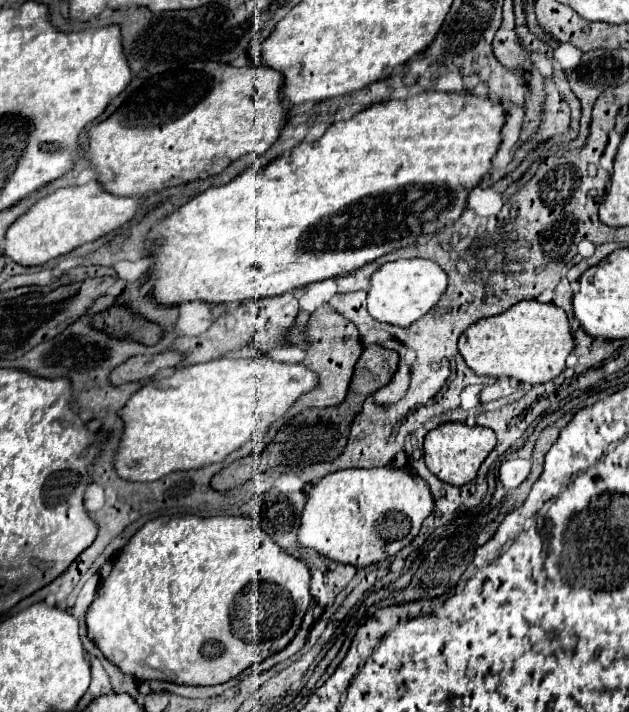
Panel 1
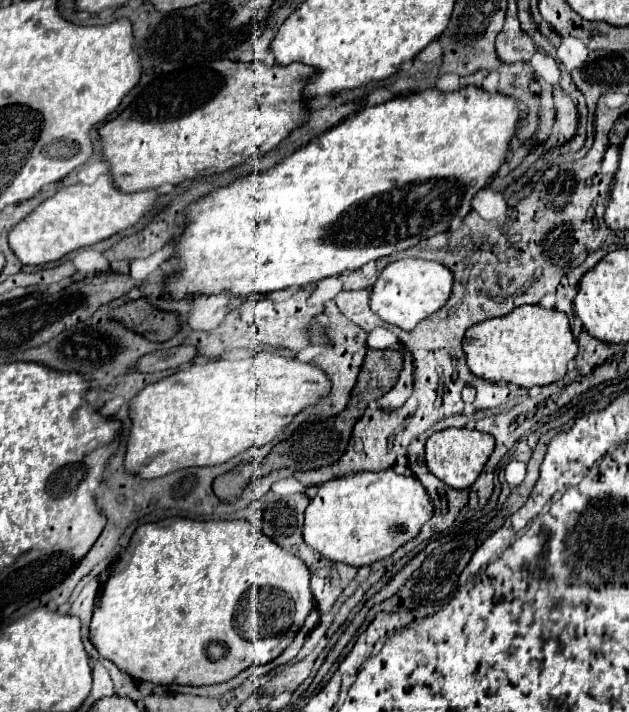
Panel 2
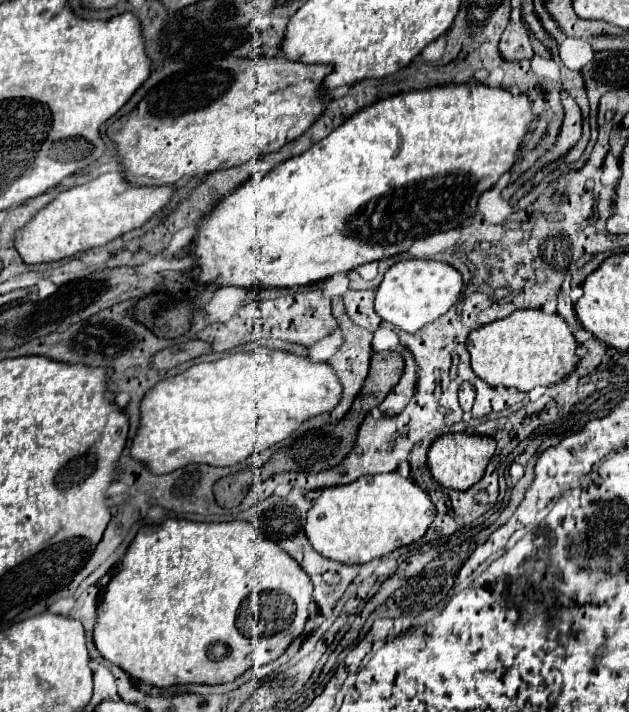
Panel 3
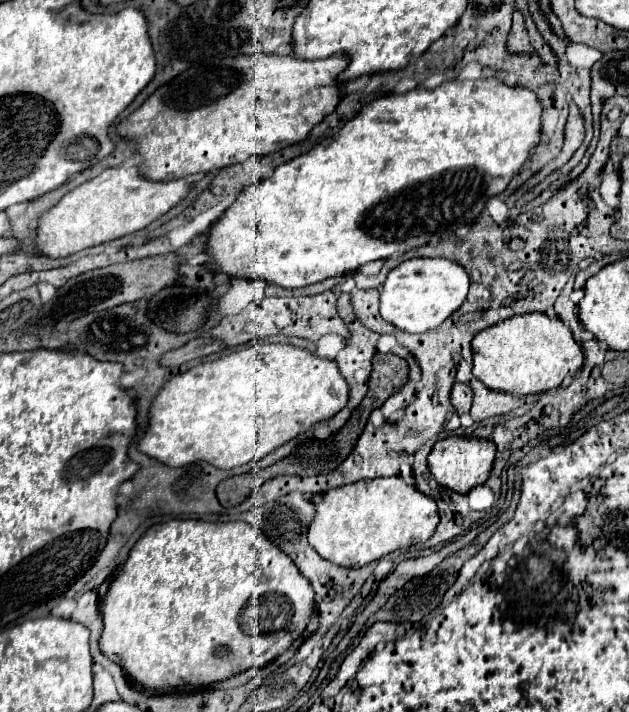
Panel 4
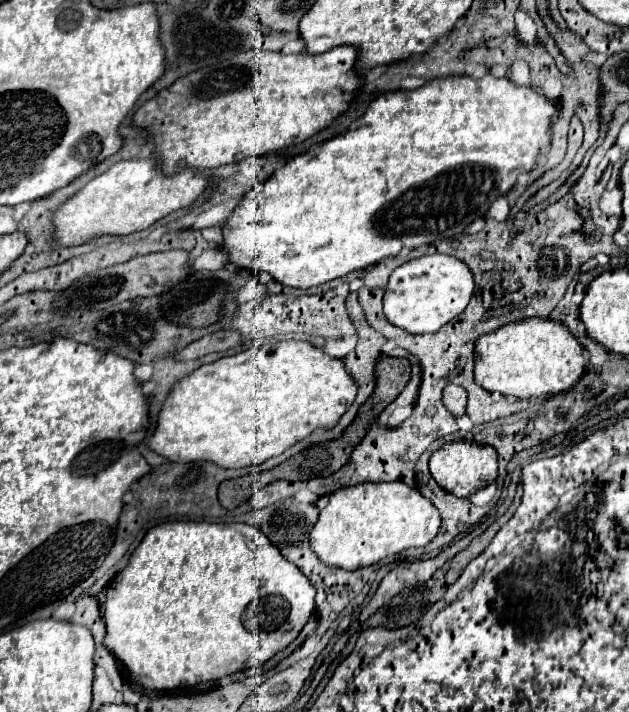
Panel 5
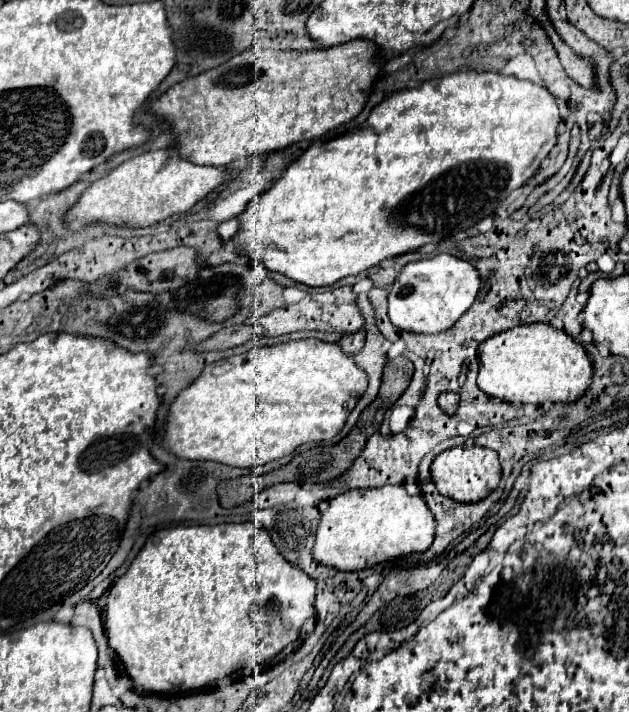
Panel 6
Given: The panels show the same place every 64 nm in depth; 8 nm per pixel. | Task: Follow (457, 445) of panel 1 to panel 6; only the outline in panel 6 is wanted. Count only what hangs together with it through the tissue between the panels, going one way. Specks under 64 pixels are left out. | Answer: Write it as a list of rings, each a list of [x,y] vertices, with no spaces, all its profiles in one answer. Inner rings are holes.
[[[482,446],[448,448],[448,450],[442,450],[434,458],[430,472],[432,472],[432,480],[440,494],[444,494],[452,500],[460,500],[460,502],[478,502],[478,500],[486,498],[492,490],[496,490],[496,486],[500,482],[498,452],[492,448],[482,448]]]

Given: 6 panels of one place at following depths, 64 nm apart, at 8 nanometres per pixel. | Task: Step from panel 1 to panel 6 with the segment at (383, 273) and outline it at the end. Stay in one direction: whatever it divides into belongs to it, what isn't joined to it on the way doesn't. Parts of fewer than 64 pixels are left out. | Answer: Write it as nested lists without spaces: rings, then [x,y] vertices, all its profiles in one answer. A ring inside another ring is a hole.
[[[436,254],[432,258],[408,262],[390,286],[388,318],[396,328],[406,332],[438,334],[448,330],[470,308],[478,290],[480,276],[468,260],[452,254]]]

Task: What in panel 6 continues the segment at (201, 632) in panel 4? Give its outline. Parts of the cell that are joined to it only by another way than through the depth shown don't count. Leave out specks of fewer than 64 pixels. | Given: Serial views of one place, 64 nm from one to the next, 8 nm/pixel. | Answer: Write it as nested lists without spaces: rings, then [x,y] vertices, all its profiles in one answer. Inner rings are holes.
[[[252,522],[170,526],[150,534],[130,568],[110,586],[104,628],[108,646],[120,656],[136,688],[176,694],[274,658],[298,638],[300,626],[314,614],[314,598],[316,582],[284,560],[264,528]]]

